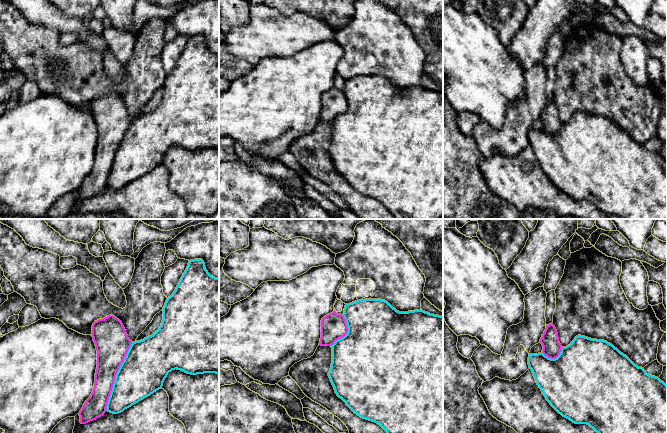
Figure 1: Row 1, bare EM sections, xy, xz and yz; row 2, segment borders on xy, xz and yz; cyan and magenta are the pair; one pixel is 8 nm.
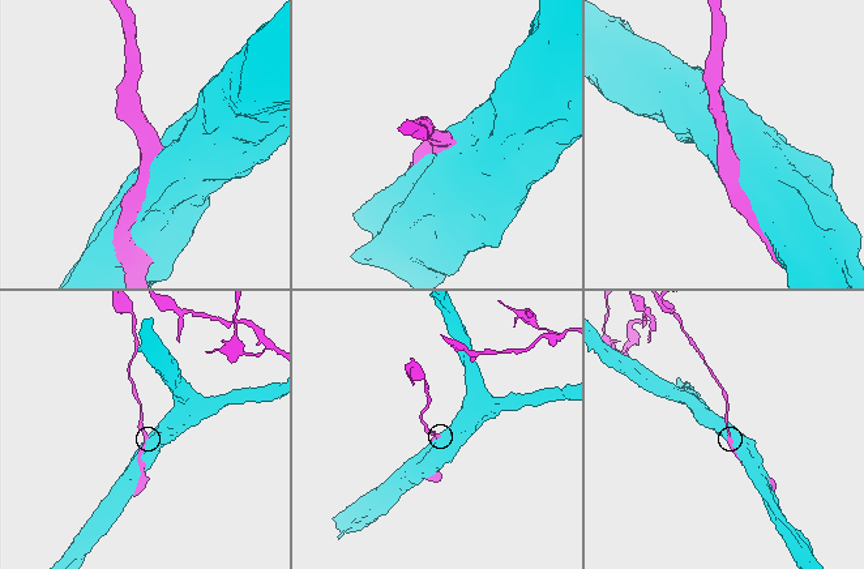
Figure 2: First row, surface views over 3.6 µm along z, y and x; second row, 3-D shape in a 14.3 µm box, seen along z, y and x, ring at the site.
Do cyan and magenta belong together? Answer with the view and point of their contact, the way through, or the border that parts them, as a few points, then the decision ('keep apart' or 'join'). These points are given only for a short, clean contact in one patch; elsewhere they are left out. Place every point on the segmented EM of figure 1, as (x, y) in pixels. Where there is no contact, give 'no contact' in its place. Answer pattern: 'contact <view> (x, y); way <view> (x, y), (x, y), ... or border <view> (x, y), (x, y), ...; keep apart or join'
contact xy (116, 376); keep apart

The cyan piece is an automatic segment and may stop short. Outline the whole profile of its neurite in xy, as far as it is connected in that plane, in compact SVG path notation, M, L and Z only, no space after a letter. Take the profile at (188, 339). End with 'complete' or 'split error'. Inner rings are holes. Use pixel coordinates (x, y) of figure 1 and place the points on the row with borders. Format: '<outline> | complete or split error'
M202 259L189 261L162 311L159 329L143 340L132 342L116 374L106 407L108 412L121 413L161 389L172 370L191 375L219 375L219 278L208 273Z | complete

